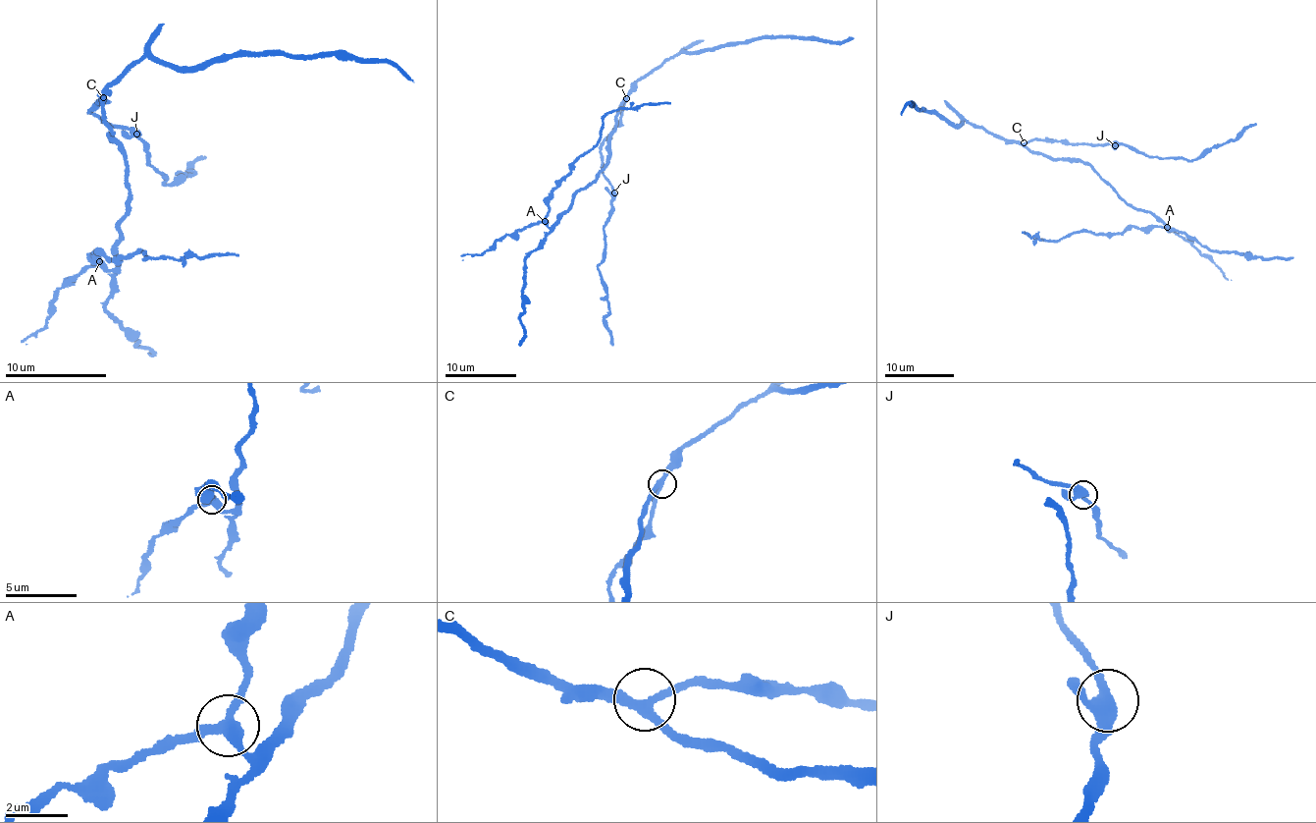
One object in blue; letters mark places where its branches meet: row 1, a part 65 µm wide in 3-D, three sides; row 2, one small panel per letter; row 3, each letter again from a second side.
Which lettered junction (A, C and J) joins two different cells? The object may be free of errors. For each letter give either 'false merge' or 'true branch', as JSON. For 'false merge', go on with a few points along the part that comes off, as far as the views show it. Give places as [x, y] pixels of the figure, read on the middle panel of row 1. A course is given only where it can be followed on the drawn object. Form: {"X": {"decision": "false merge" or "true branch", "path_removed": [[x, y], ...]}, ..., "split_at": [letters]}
{"A": {"decision": "false merge", "path_removed": [[545, 220], [548, 199], [582, 154], [587, 154], [597, 142], [607, 113], [634, 106], [669, 102]]}, "C": {"decision": "true branch"}, "J": {"decision": "true branch"}, "split_at": ["A"]}

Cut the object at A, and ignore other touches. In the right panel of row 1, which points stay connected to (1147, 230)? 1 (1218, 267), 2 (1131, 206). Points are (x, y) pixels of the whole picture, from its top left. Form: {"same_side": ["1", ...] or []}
{"same_side": ["1"]}

